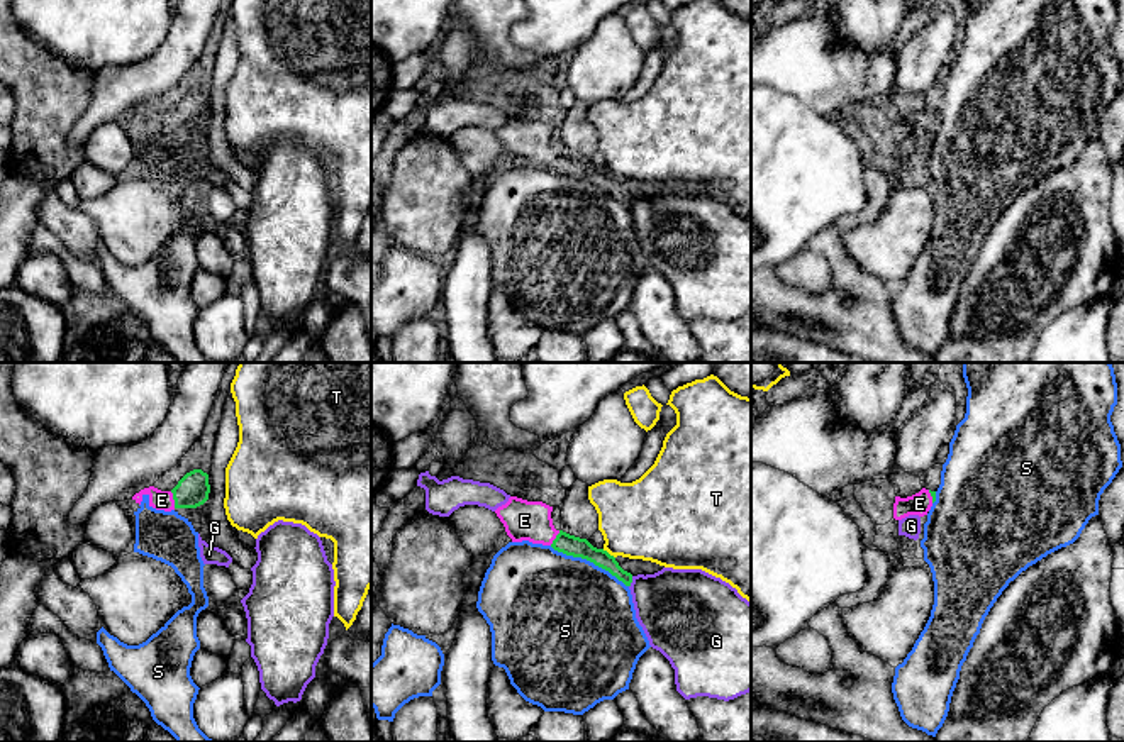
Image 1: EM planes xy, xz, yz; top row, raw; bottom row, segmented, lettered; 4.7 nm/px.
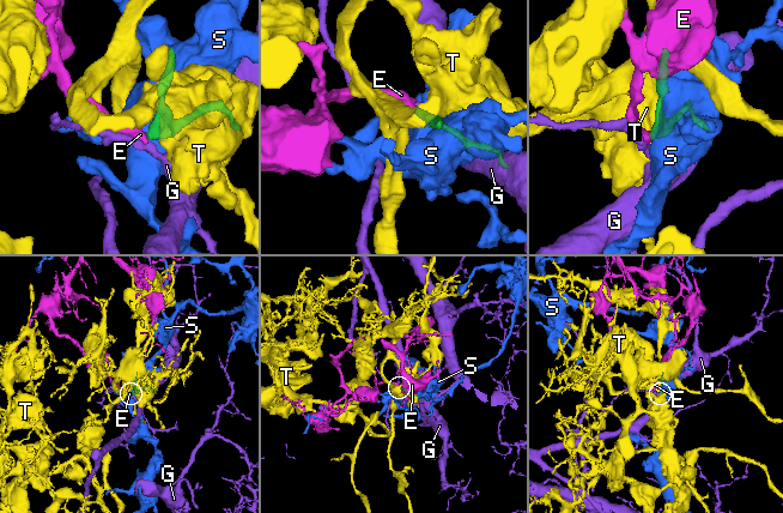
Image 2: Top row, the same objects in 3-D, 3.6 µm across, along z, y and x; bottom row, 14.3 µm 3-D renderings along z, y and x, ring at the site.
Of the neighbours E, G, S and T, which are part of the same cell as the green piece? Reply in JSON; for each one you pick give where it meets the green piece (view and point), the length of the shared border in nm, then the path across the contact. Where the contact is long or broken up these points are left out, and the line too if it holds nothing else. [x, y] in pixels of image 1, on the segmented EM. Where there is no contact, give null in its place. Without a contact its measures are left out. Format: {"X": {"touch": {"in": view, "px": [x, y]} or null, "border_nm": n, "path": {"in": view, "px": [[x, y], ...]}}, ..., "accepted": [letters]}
{"E": {"touch": {"in": "xy", "px": [173, 498]}, "border_nm": 80, "path": {"in": "xy", "px": [[192, 490], [173, 498], [161, 500]]}}, "accepted": ["E"]}

